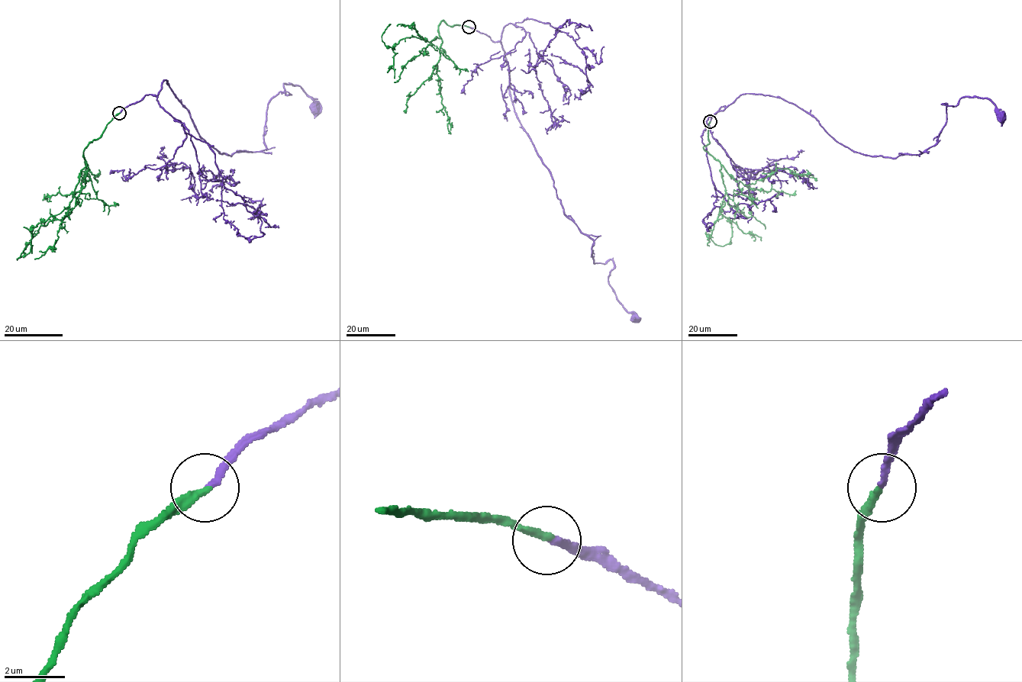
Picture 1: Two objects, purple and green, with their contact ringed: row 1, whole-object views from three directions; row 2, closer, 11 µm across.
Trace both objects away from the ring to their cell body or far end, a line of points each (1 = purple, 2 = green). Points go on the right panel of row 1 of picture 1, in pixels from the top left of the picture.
1: (710, 121), (740, 95), (779, 97), (854, 152), (896, 158), (936, 143), (943, 103), (987, 98), (1003, 117)
2: (710, 121), (709, 143), (703, 148), (721, 166), (720, 213), (731, 224), (732, 237), (723, 246), (709, 234)

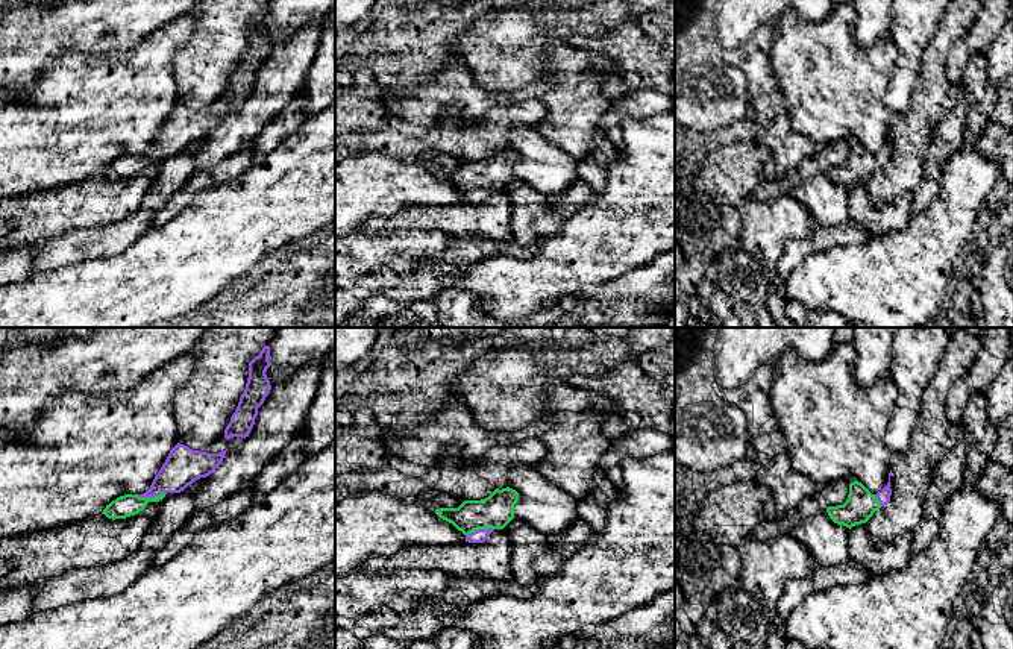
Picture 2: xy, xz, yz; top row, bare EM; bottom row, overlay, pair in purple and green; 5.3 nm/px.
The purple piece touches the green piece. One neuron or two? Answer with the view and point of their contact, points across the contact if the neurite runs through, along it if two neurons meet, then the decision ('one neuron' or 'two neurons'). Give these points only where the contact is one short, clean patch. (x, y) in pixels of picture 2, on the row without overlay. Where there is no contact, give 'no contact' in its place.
xy (150, 158) | across xy (184, 126), (150, 158), (126, 166) | one neuron

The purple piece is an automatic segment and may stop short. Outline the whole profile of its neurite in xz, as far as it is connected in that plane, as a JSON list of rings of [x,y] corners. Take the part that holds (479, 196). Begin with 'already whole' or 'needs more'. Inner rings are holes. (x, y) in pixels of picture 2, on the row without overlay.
needs more; [[[510,147],[496,149],[481,161],[464,161],[458,168],[438,168],[435,174],[452,183],[469,203],[484,203],[494,190],[503,190],[514,179],[519,153]]]

